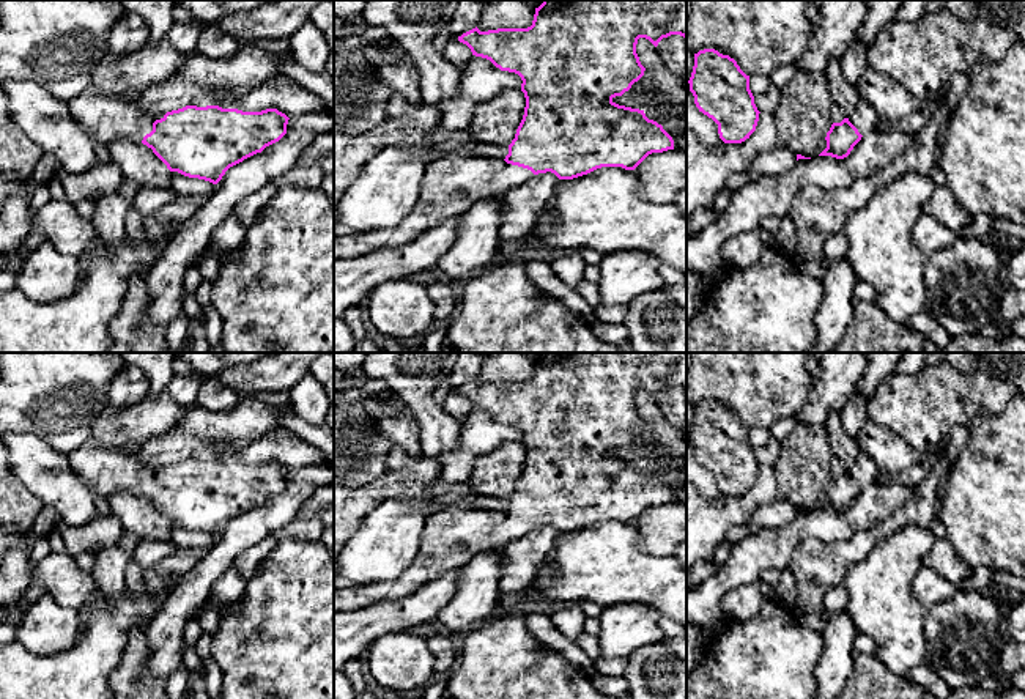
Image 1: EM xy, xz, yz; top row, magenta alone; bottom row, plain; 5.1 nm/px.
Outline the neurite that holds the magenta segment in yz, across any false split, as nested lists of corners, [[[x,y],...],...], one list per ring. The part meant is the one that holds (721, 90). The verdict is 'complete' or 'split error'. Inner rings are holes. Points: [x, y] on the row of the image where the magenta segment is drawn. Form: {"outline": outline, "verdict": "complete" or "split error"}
{"outline": [[[715,49],[699,50],[694,54],[694,66],[688,83],[696,107],[718,124],[718,134],[724,143],[742,143],[756,131],[760,112],[749,90],[749,76],[740,69],[734,58]]], "verdict": "complete"}

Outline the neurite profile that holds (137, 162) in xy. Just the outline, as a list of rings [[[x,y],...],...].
[[[118,139],[110,142],[107,150],[123,179],[131,179],[139,186],[170,187],[172,172],[146,145]]]

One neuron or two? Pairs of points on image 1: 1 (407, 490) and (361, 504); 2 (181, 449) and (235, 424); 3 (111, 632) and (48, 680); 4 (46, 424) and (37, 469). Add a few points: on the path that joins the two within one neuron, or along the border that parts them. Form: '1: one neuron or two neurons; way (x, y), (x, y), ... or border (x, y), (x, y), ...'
1: one neuron; way (395, 490), (372, 493)
2: one neuron; way (194, 438), (222, 433)
3: one neuron; way (95, 647), (63, 679)
4: two neurons; border (16, 432), (35, 435), (65, 455)

